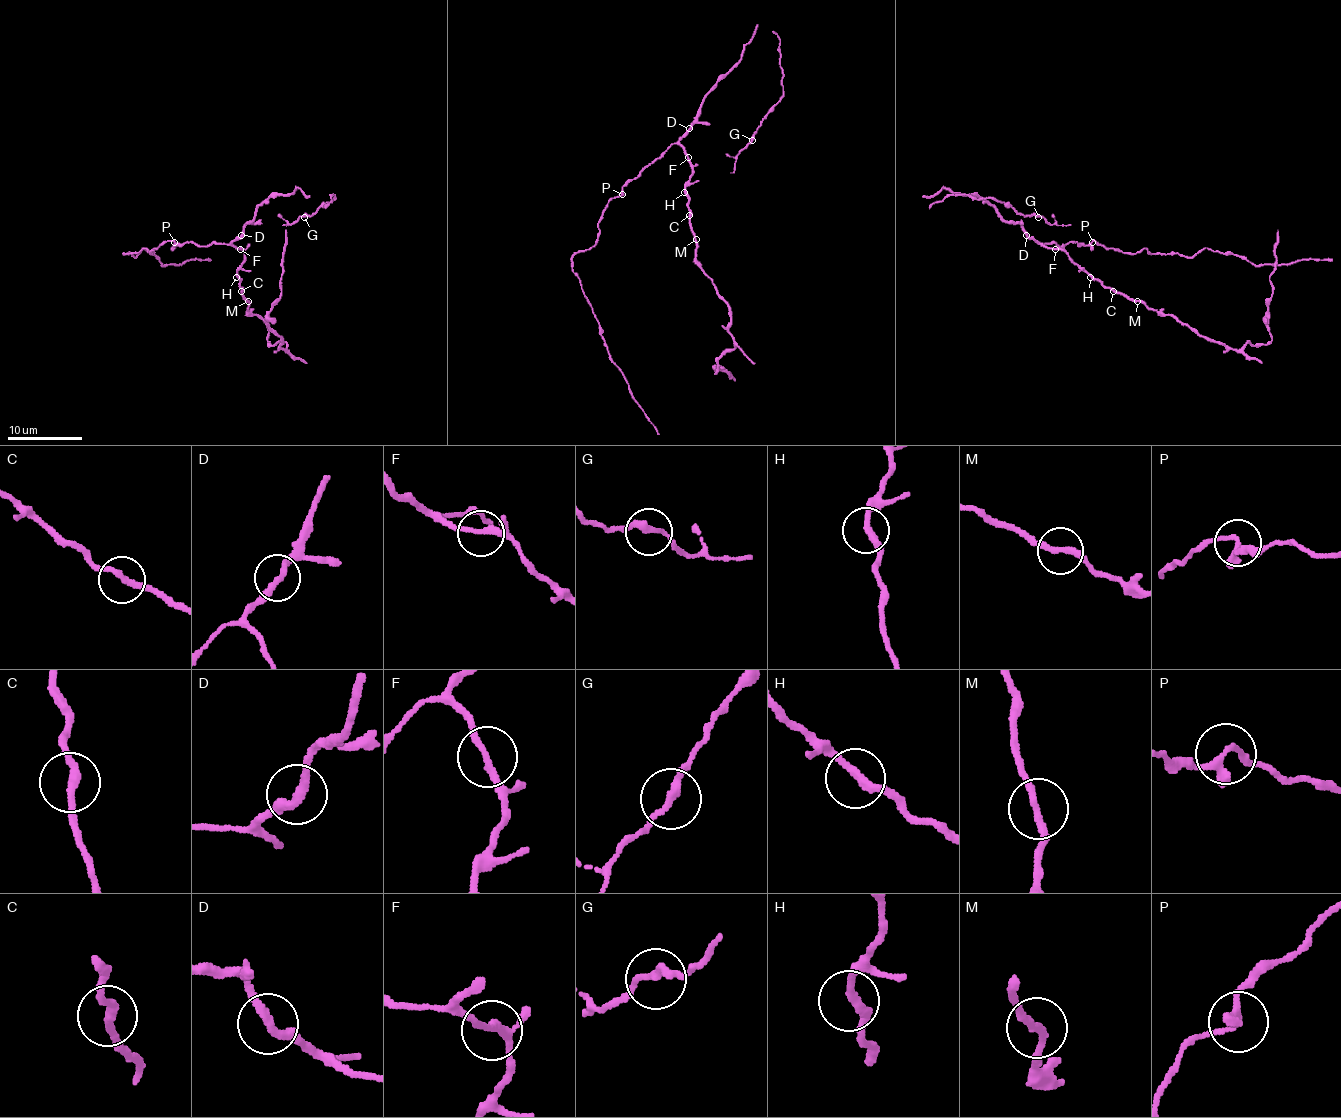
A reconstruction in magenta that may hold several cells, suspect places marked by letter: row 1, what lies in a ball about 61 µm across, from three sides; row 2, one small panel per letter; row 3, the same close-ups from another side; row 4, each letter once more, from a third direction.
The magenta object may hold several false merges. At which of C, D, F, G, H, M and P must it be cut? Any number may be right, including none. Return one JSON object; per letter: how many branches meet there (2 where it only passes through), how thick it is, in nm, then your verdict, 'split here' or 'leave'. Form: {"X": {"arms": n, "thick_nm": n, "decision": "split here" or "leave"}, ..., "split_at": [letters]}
{"C": {"arms": 2, "thick_nm": 240, "decision": "leave"}, "D": {"arms": 2, "thick_nm": 280, "decision": "leave"}, "F": {"arms": 2, "thick_nm": 240, "decision": "leave"}, "G": {"arms": 2, "thick_nm": 240, "decision": "leave"}, "H": {"arms": 2, "thick_nm": 280, "decision": "leave"}, "M": {"arms": 2, "thick_nm": 240, "decision": "split here"}, "P": {"arms": 2, "thick_nm": 240, "decision": "split here"}, "split_at": ["M", "P"]}

